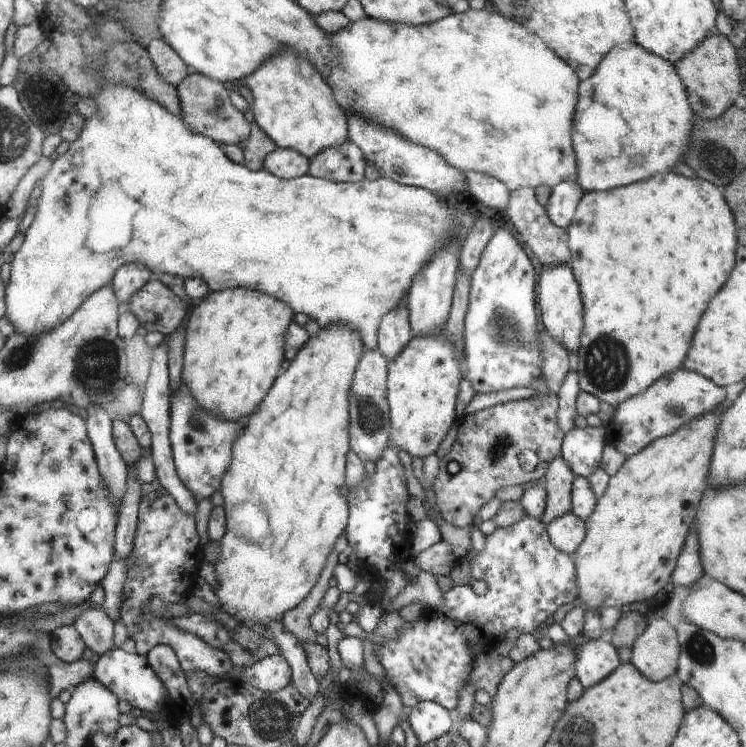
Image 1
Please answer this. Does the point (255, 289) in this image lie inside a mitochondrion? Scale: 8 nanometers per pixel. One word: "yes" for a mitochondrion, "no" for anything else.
no

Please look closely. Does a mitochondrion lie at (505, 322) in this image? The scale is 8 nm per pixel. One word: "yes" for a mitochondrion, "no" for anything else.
yes

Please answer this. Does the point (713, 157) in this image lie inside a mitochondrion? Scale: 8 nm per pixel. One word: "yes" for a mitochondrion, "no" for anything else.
yes

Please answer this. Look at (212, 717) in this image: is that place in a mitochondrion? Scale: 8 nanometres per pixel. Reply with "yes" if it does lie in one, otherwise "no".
no

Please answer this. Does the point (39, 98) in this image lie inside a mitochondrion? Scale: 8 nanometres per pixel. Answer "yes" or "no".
yes

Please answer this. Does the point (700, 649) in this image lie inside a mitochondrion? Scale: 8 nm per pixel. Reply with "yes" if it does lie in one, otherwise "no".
yes

